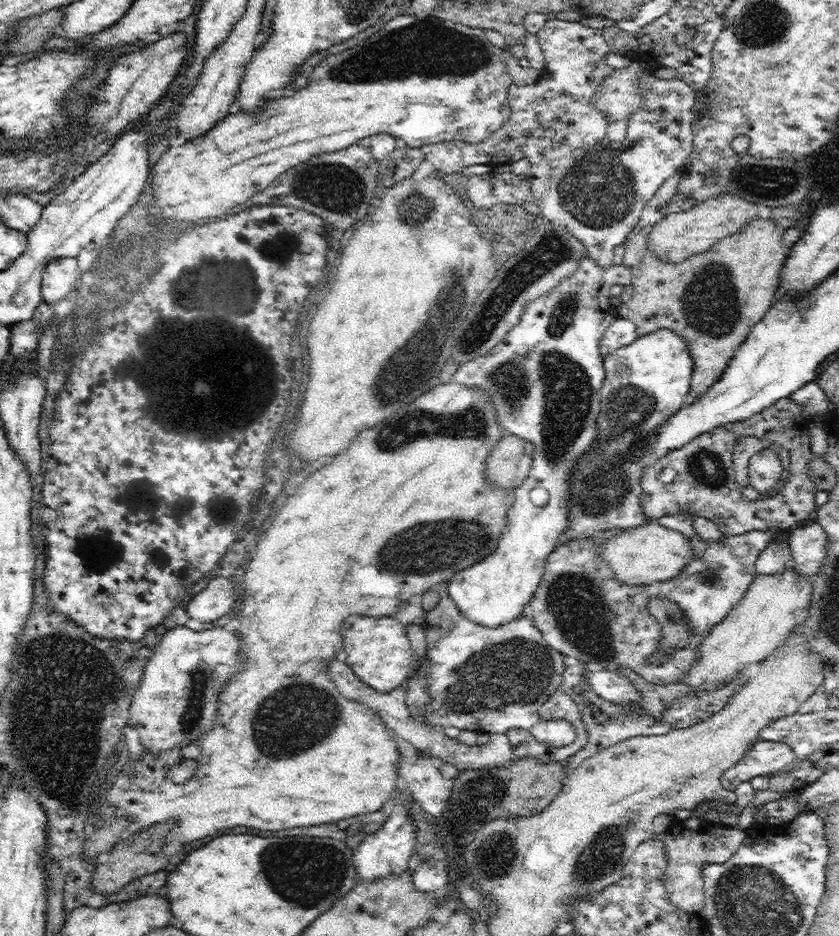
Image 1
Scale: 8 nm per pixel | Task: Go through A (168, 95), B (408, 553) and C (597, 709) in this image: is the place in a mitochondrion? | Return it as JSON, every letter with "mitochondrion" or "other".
{"A":"other","B":"mitochondrion","C":"other"}

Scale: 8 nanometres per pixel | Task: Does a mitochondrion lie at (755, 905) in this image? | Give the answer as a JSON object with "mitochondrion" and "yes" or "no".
{"mitochondrion":"yes"}

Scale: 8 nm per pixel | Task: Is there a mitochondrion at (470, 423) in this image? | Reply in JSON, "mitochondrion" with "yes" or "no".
{"mitochondrion":"yes"}

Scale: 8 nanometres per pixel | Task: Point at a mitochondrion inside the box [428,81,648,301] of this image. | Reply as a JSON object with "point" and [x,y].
{"point":[598,197]}

